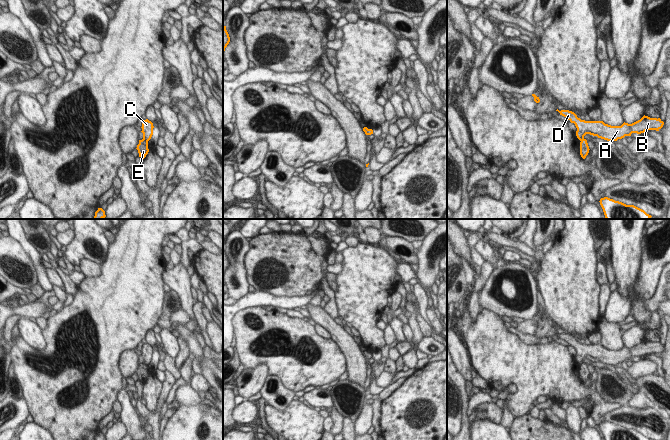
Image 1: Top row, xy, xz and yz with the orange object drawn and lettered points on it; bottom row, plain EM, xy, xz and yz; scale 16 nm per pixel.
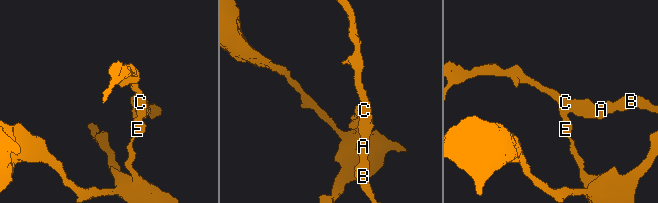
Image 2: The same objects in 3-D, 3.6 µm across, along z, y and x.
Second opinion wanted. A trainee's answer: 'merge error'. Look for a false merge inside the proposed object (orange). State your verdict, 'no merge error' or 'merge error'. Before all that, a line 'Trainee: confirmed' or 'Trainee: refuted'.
Trainee: confirmed
merge error

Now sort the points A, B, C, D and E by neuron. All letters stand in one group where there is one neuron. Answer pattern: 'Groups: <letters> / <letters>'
Groups: A B C D / E

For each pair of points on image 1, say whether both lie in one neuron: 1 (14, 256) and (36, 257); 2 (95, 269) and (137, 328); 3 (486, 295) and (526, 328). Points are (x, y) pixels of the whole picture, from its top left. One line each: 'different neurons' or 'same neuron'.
1: different neurons
2: different neurons
3: different neurons

